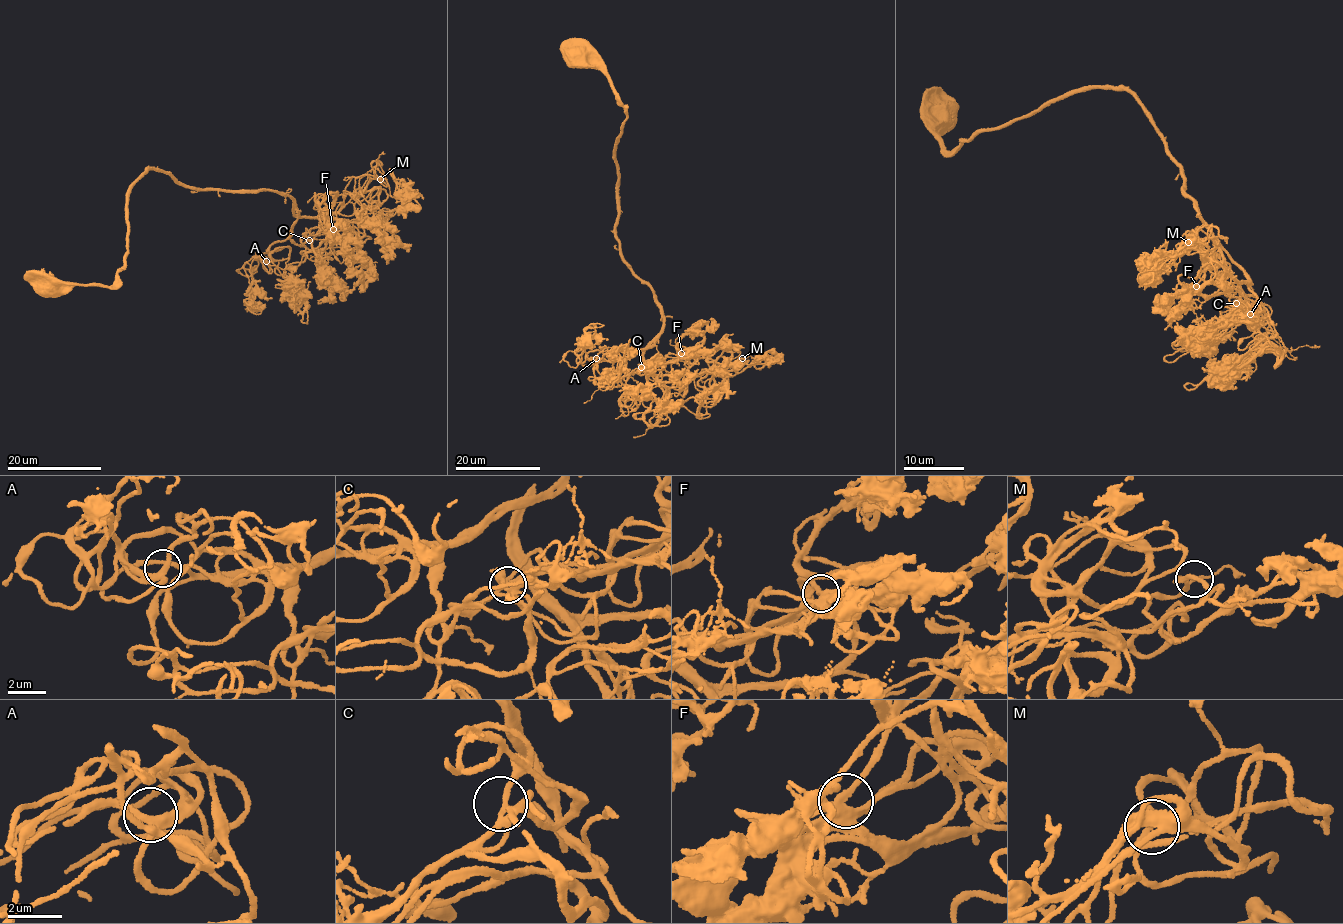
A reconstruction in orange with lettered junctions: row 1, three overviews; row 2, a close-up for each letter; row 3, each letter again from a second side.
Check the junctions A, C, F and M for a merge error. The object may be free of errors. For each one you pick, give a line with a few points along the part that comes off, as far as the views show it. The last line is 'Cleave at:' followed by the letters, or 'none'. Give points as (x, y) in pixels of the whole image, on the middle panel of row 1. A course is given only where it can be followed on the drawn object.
Cleave at: none

